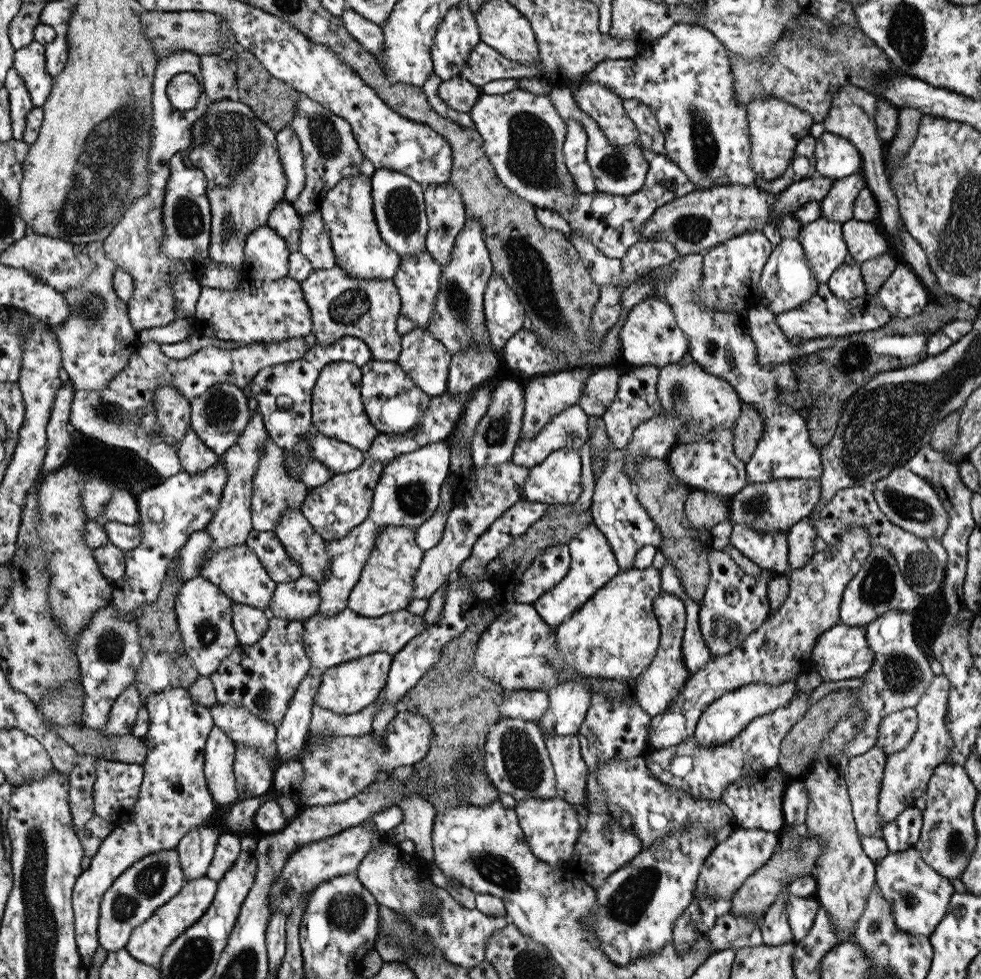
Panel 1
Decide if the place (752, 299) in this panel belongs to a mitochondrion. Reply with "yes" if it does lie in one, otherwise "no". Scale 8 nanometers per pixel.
no

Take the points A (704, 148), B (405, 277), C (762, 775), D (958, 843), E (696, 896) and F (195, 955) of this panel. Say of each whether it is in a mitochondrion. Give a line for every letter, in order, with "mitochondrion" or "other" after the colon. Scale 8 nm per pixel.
A: mitochondrion
B: other
C: other
D: mitochondrion
E: other
F: mitochondrion

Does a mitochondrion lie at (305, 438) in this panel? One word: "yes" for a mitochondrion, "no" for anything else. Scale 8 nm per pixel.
no

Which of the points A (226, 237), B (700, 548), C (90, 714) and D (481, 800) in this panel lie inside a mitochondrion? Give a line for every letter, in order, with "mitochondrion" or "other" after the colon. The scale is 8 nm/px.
A: mitochondrion
B: other
C: other
D: other

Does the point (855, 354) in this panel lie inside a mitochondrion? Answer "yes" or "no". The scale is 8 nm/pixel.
yes

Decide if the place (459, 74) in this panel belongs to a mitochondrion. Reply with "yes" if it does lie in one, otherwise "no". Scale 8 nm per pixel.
no

